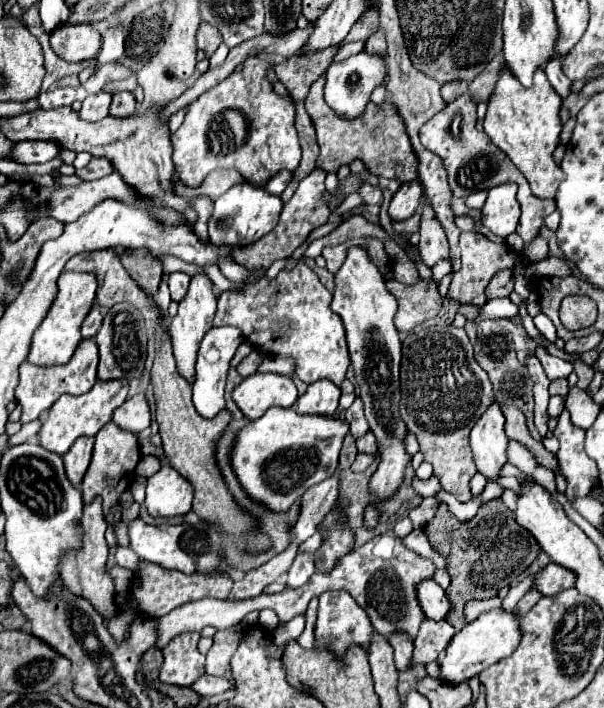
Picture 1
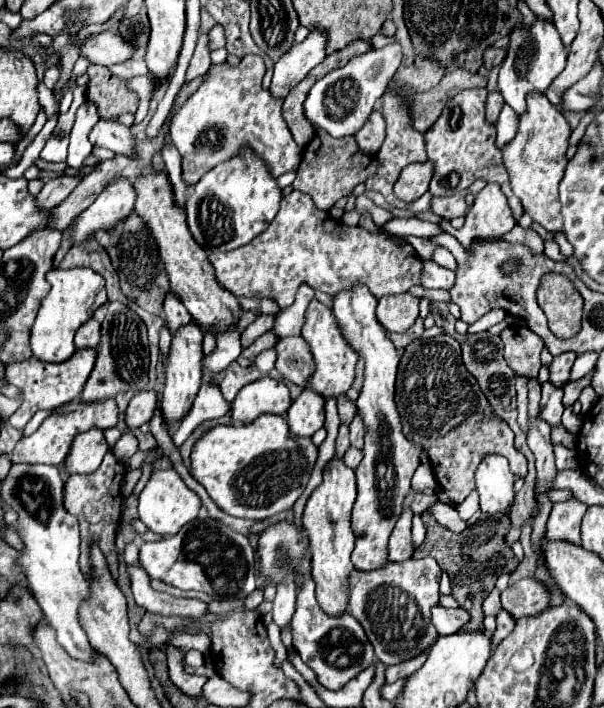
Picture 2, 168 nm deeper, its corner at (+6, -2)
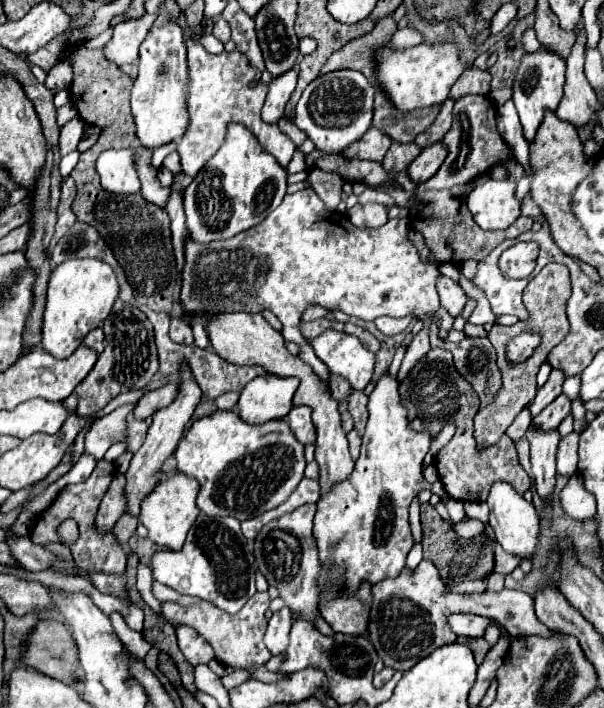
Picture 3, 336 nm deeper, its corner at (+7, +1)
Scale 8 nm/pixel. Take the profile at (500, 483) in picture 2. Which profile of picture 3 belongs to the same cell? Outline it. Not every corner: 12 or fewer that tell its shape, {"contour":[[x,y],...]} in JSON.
{"contour":[[508,482],[486,500],[496,542],[532,558],[538,516]]}

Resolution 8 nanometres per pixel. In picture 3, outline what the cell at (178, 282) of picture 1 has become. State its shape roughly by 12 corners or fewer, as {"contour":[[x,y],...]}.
{"contour":[[184,318],[170,320],[170,338],[192,344],[192,328]]}

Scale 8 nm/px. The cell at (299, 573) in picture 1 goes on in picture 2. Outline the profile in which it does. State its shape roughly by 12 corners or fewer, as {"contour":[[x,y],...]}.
{"contour":[[295,585],[277,587],[273,621],[281,631],[289,627],[295,611]]}

